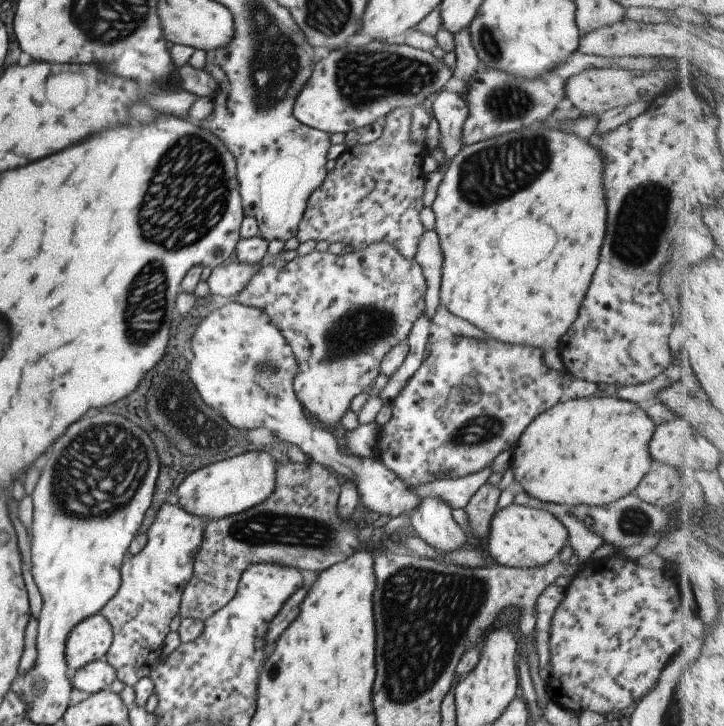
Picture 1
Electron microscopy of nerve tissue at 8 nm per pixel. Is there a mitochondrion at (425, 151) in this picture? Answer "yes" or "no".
no

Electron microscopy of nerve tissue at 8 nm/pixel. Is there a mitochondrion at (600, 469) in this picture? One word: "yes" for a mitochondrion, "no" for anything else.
no

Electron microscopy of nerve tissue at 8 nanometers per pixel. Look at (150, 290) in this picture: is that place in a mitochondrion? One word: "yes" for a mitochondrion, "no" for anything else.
yes

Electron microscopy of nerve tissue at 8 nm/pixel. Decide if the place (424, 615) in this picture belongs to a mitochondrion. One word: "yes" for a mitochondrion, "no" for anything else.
yes

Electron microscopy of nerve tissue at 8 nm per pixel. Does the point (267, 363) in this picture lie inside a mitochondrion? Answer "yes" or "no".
yes

